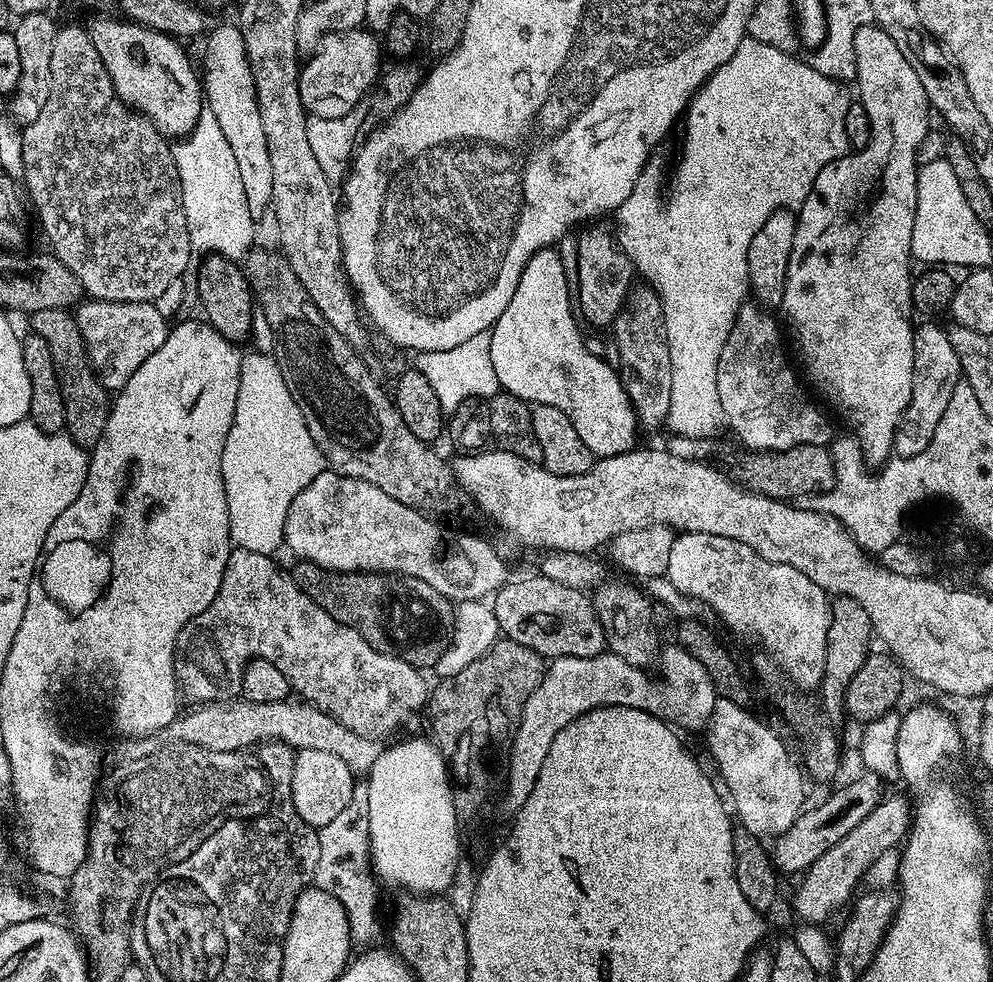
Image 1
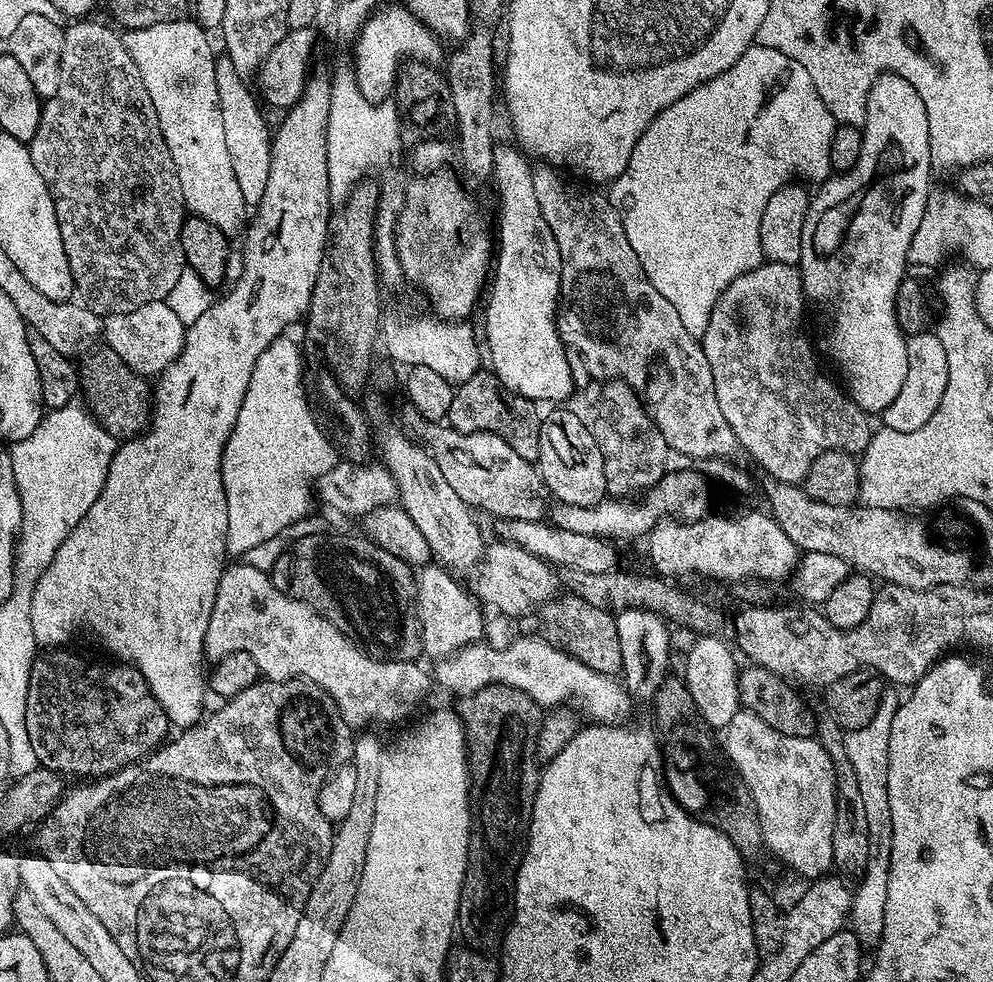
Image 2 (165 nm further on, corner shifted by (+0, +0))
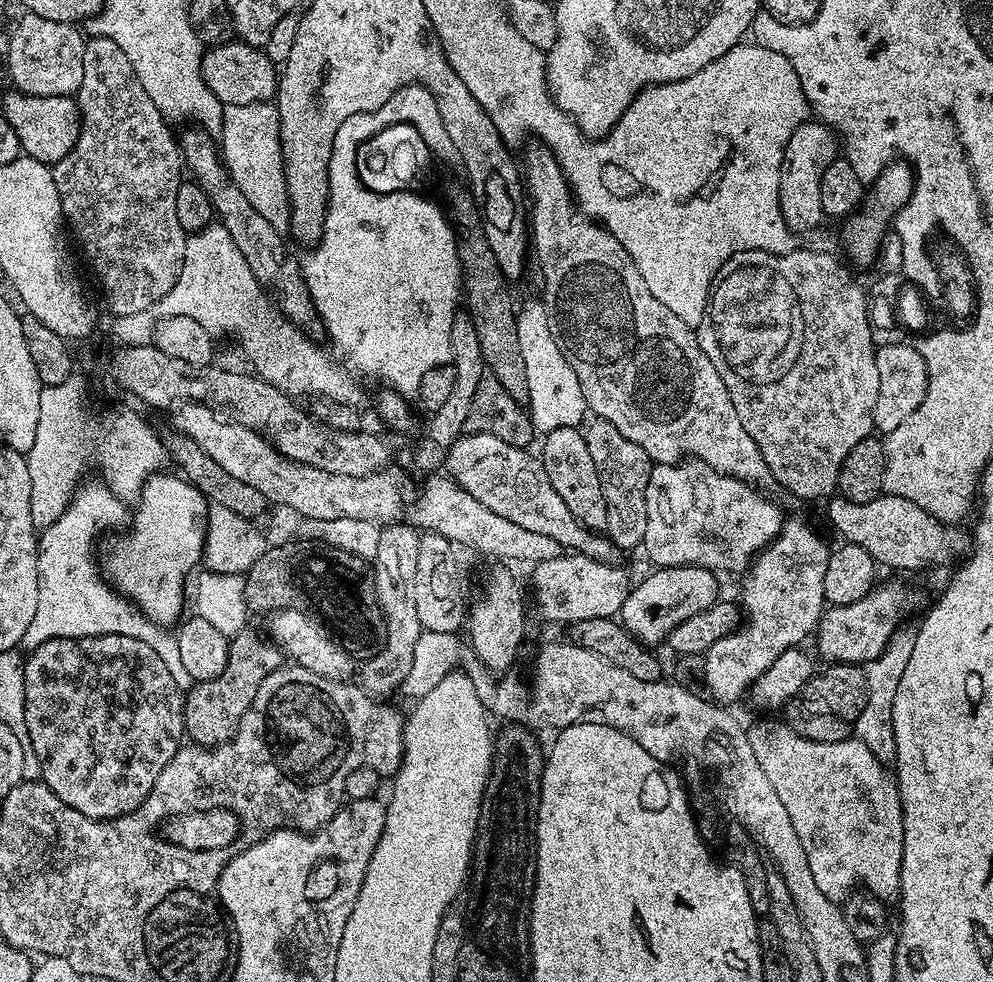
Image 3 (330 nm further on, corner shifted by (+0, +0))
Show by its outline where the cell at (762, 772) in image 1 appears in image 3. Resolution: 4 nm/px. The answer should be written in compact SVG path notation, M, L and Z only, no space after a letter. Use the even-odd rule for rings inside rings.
M776 720L749 723L750 746L766 779L774 785L782 806L786 806L790 822L794 822L794 831L798 833L798 842L802 842L802 850L806 850L806 862L810 862L810 874L814 874L818 890L822 890L826 898L843 902L859 886L872 892L879 900L895 901L900 895L904 853L904 815L895 775L881 760L874 758L874 754L870 754L870 746L861 740L849 738L842 742L810 742L787 724Z

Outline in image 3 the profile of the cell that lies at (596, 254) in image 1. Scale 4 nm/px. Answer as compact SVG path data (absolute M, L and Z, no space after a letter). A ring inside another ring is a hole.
M546 146L539 147L529 154L526 162L524 161L526 190L531 200L530 240L534 245L535 259L536 256L540 259L540 272L544 275L542 303L548 315L550 334L552 339L558 342L564 357L570 362L572 375L578 378L587 411L593 417L610 422L622 434L622 438L630 438L630 442L634 442L634 446L642 446L642 450L646 450L648 457L656 464L679 464L681 460L691 458L706 462L706 466L710 466L727 476L738 478L757 490L768 490L768 487L773 487L774 481L770 474L770 466L766 466L766 458L762 458L762 450L758 450L754 438L750 438L750 434L746 434L746 426L742 426L742 418L738 418L738 410L734 410L734 402L730 402L730 394L722 382L719 371L714 370L714 362L710 362L710 358L706 358L694 329L686 322L682 322L682 318L678 318L678 314L674 314L674 310L670 310L670 306L658 302L658 298L654 298L654 294L650 294L650 286L646 282L646 278L642 278L642 274L638 274L638 266L633 262L627 248L624 248L622 242L618 242L618 238L608 232L603 224L597 222L593 217L585 216L580 211L579 203L568 180L564 177L562 166L556 161L556 155Z

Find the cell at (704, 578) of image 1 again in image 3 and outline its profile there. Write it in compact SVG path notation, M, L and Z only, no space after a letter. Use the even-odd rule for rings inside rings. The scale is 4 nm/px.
M685 458L679 464L656 464L650 474L650 482L646 486L646 534L642 545L643 551L648 551L648 556L653 560L653 565L662 568L673 568L674 566L698 566L699 568L708 568L711 572L723 574L723 572L739 572L743 573L749 567L750 561L757 553L763 551L765 547L776 536L779 535L780 529L786 521L785 514L780 513L780 508L772 500L767 500L763 491L757 490L752 485L742 482L733 476L722 474L718 470L714 470L710 466L706 466L706 462Z

